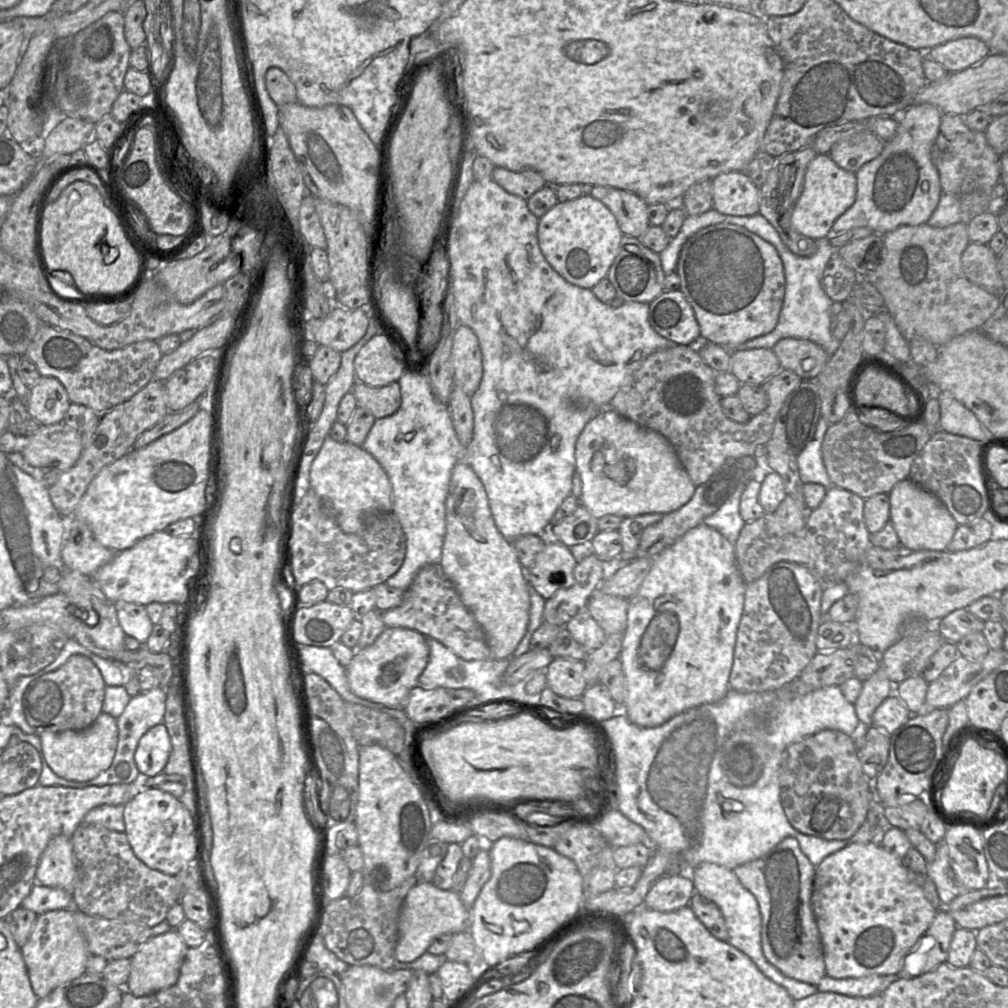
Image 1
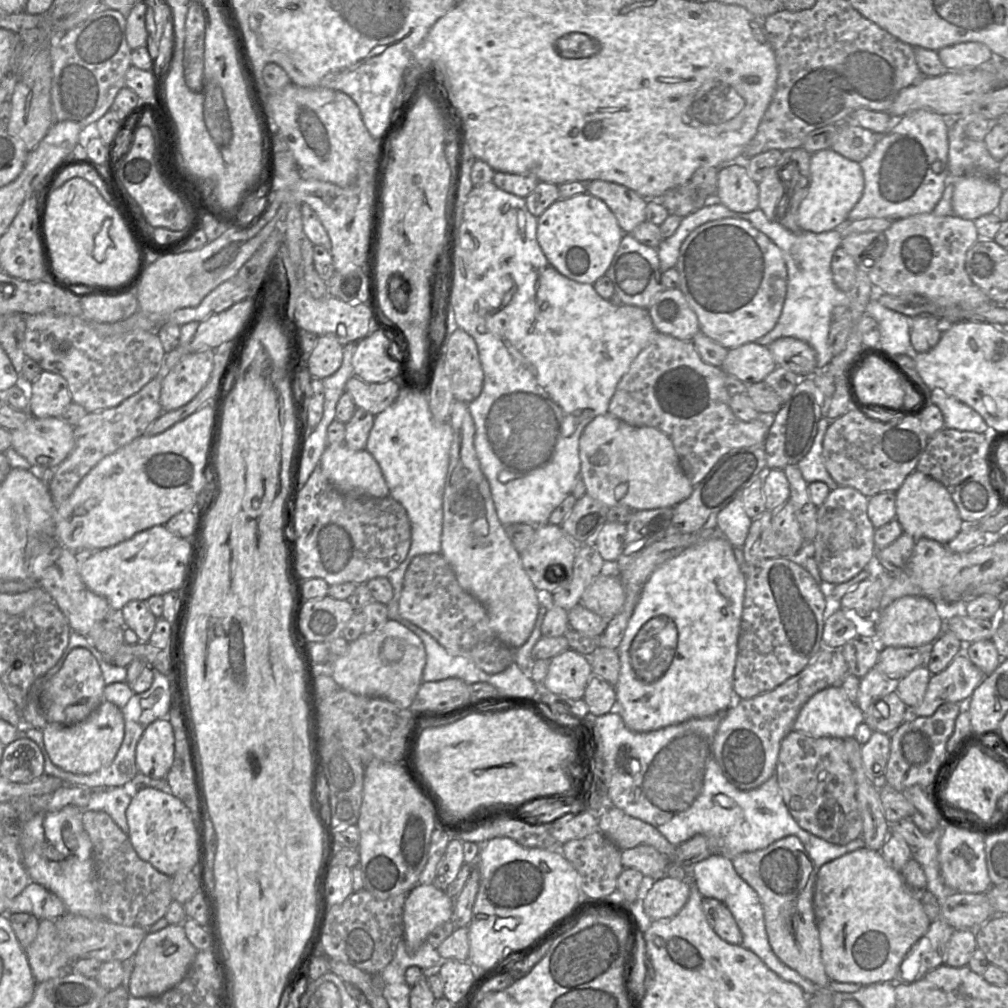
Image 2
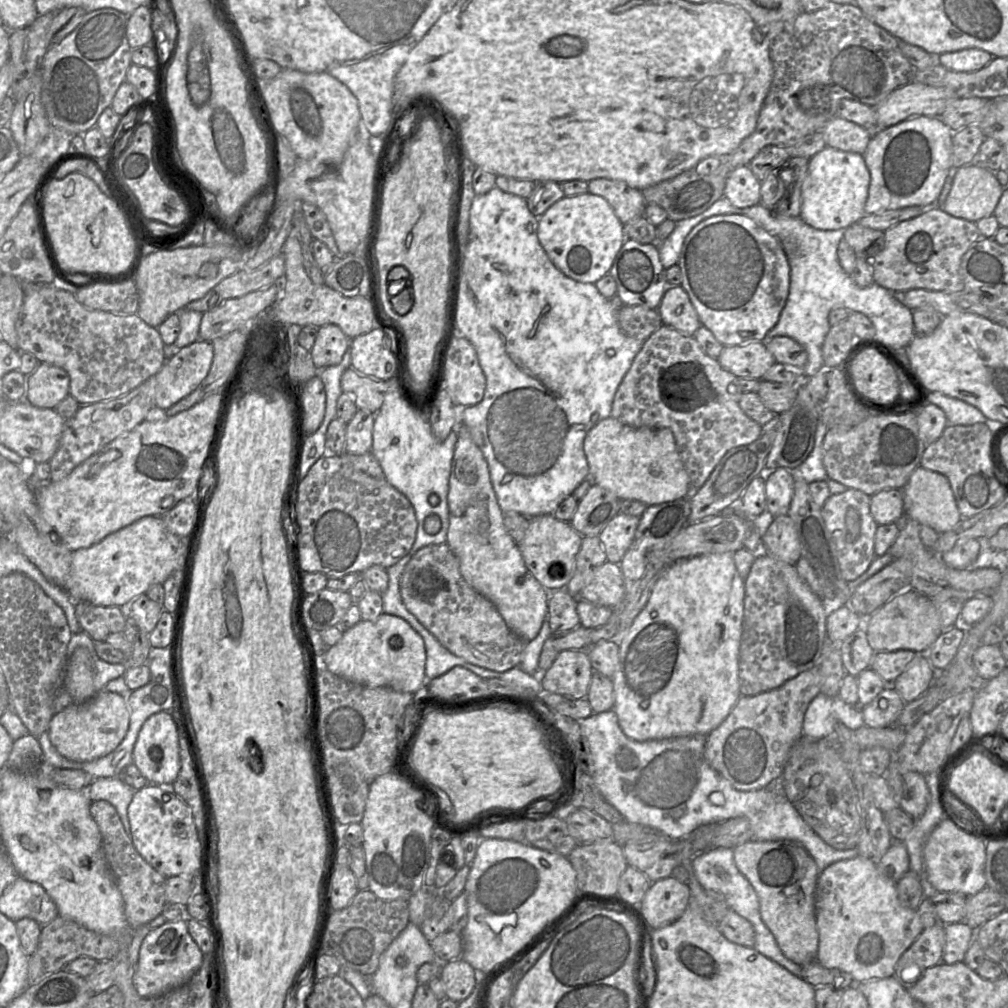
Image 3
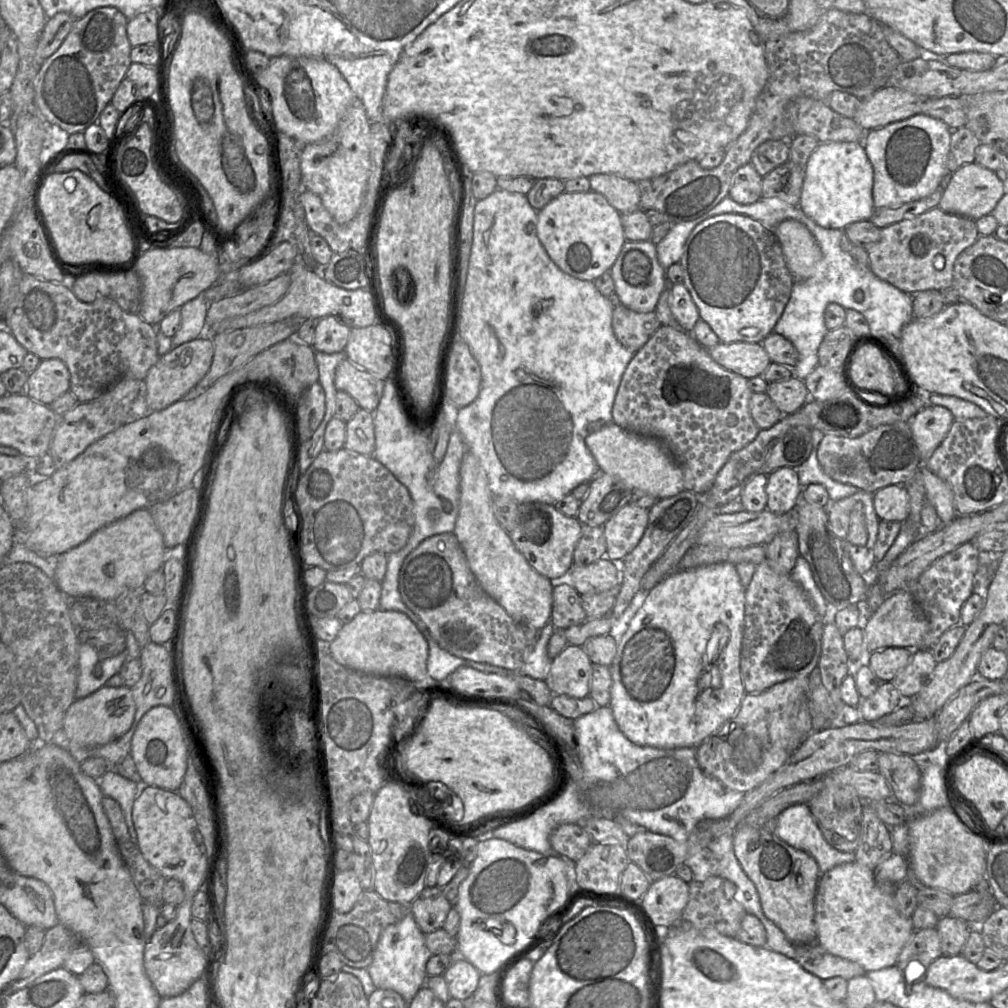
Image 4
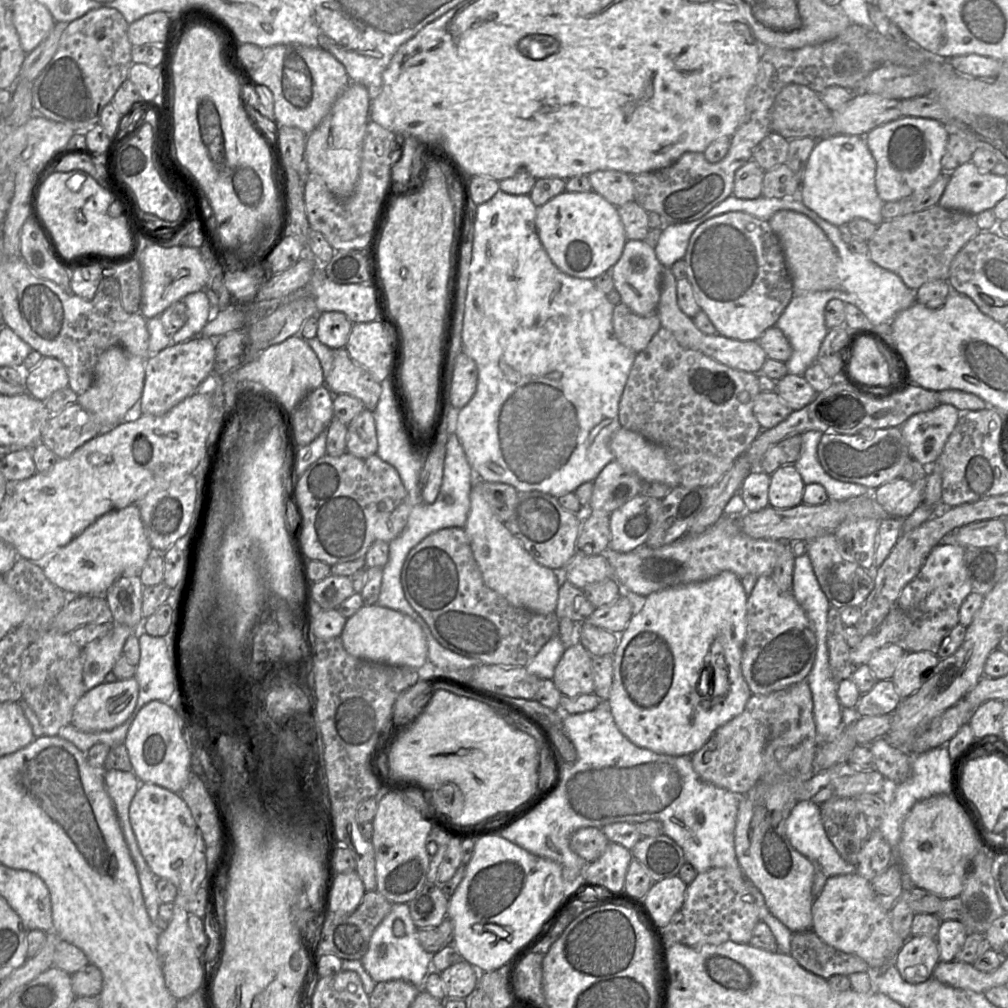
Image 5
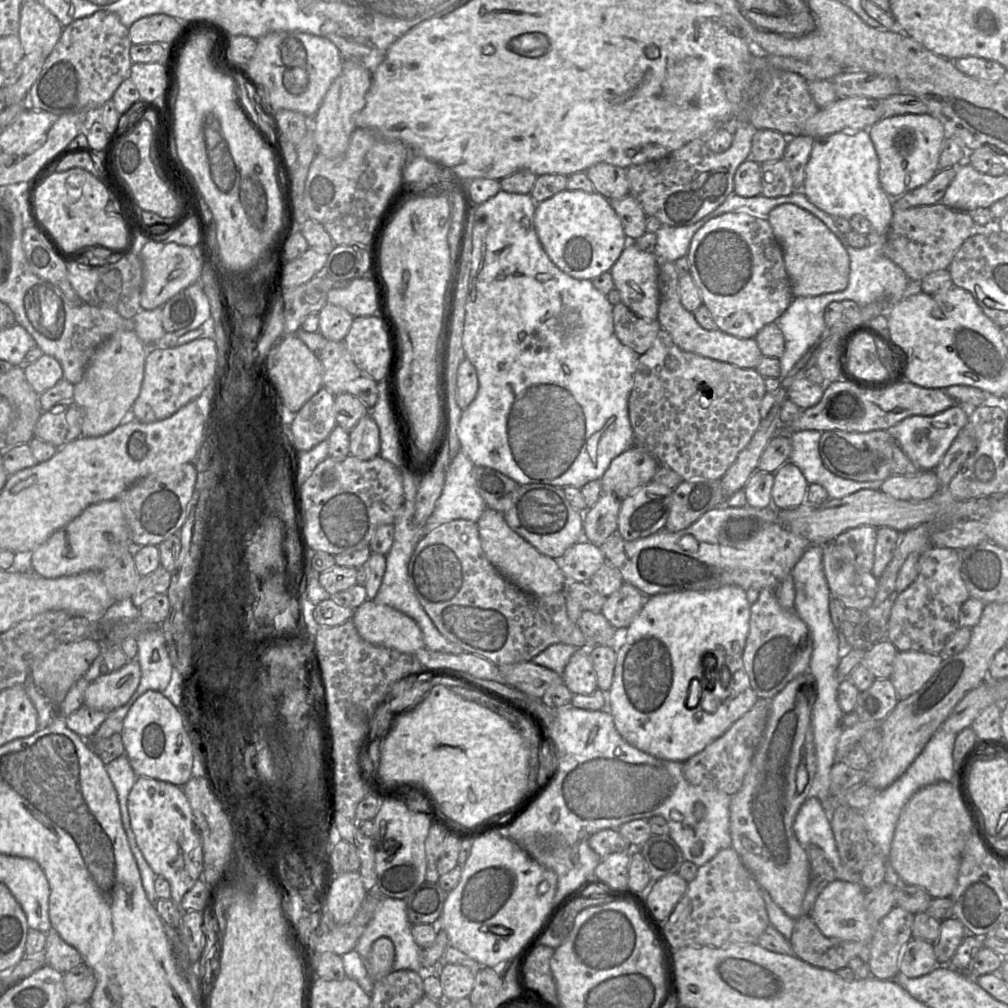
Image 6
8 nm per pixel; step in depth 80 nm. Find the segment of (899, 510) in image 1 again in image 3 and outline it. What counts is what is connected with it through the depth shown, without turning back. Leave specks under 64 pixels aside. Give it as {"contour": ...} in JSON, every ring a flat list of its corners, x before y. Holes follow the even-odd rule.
{"contour":[[918,466,910,475,902,493,905,517,911,518,921,525,931,527,938,534,953,529,961,520,950,483,940,473]]}

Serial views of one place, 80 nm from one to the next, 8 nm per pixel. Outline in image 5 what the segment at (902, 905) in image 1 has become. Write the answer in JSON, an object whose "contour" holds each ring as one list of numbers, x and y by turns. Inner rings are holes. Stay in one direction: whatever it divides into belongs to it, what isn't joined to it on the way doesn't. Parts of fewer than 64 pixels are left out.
{"contour":[[857,872,828,877,821,893,812,904,812,930,826,944,842,952,859,956,869,965,870,970,873,970,881,968,887,962,894,964,894,958,907,939,901,938,893,929,889,910,881,906,870,882]]}

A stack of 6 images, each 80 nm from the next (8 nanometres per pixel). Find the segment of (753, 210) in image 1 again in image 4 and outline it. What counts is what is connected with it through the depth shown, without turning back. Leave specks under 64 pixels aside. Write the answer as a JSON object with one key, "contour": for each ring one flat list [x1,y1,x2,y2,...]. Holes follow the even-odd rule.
{"contour":[[748,163,736,171,728,197,743,205,755,203,762,198,762,180,754,166]]}

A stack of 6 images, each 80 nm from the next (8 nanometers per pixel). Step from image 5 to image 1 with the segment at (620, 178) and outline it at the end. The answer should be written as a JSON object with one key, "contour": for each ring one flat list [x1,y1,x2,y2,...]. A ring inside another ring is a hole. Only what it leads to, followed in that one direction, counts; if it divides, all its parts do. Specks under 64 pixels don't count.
{"contour":[[593,186,589,195,600,200,614,214,623,235,639,238,649,228,648,204,634,193,610,186]]}

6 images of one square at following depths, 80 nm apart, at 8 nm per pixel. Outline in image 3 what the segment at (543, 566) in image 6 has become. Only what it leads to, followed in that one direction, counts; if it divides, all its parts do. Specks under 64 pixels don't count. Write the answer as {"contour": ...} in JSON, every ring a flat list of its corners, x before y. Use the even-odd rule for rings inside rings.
{"contour":[[464,424,458,425,457,436,449,479,446,544,457,557,466,583,495,605,512,632,529,642,546,618,550,592,527,569,517,543,504,527,487,462]]}

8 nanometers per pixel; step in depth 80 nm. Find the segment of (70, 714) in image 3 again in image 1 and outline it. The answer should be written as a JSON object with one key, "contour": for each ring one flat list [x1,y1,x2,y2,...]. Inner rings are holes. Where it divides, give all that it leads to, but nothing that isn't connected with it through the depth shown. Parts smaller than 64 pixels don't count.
{"contour":[[101,712,86,729,46,731,40,734,40,739,46,762,56,775,70,781,88,781,112,763,118,740,117,718]]}

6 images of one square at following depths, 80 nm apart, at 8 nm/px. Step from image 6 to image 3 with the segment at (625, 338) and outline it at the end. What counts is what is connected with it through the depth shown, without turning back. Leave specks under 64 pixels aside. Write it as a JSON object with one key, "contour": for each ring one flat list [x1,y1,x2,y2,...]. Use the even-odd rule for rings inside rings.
{"contour":[[633,305,620,307,617,321,624,334,640,341,647,340,663,324,658,308]]}

